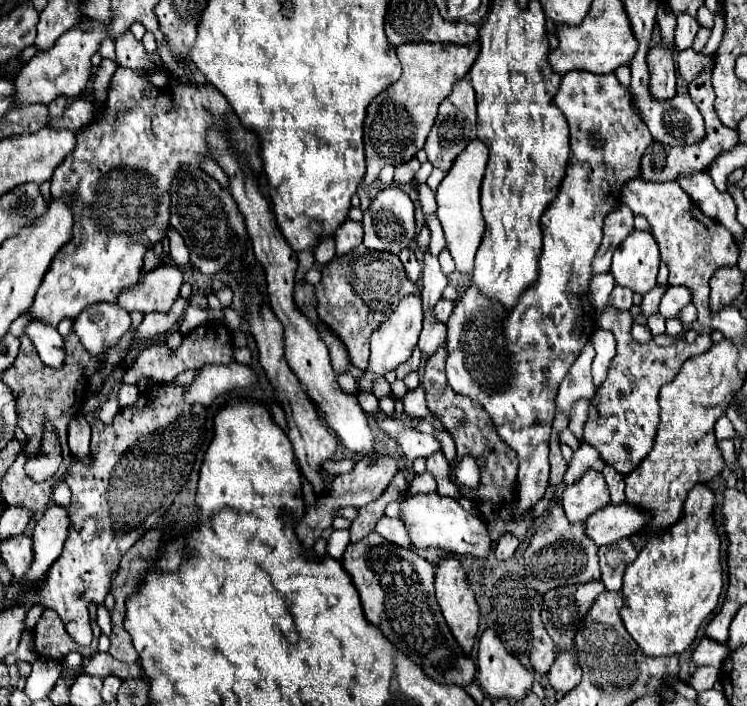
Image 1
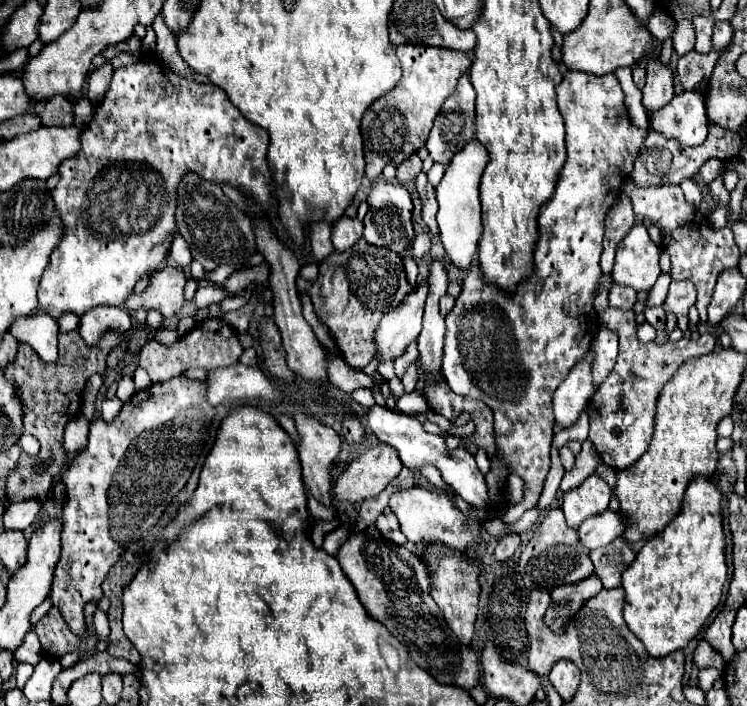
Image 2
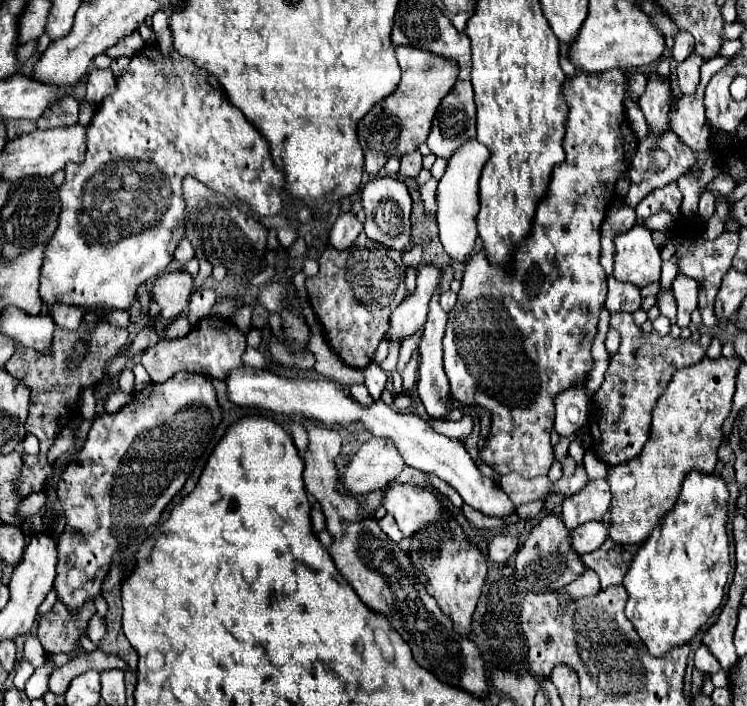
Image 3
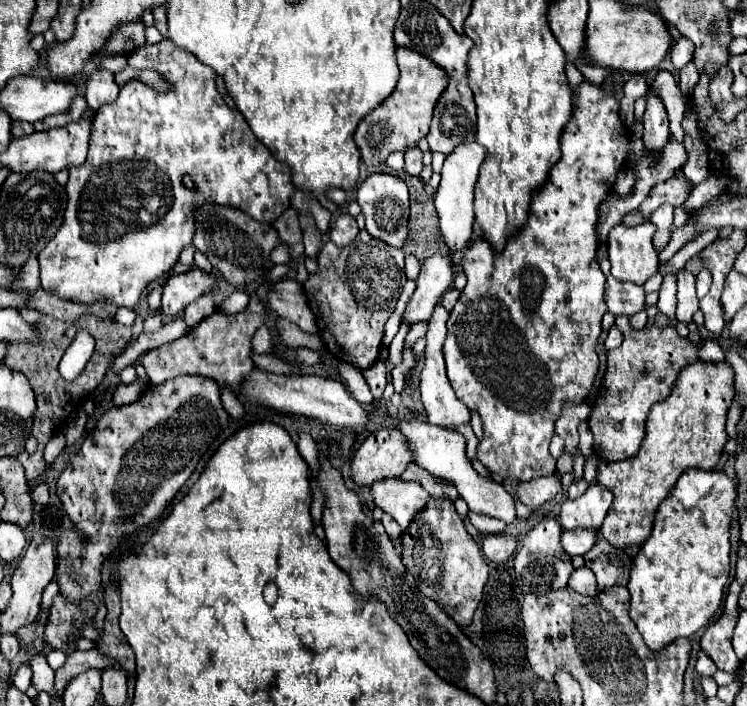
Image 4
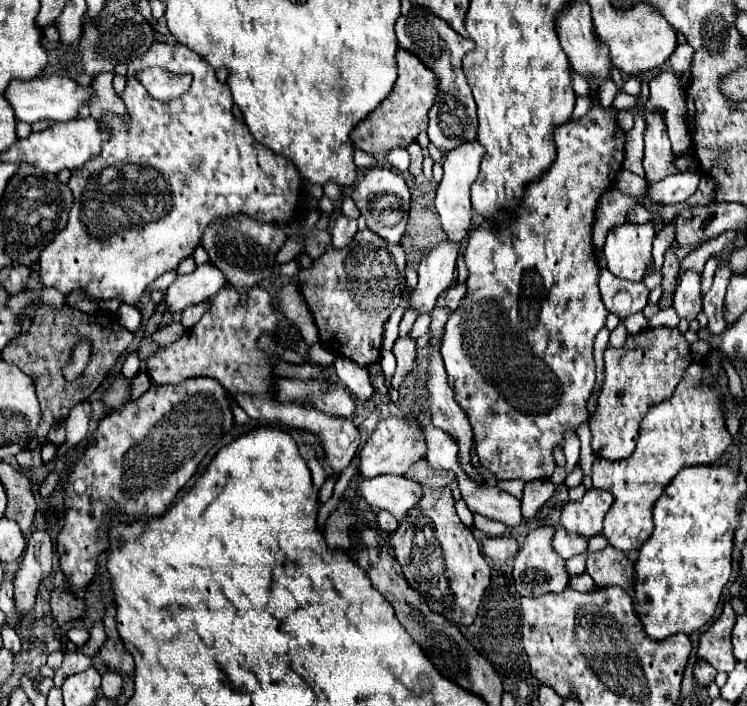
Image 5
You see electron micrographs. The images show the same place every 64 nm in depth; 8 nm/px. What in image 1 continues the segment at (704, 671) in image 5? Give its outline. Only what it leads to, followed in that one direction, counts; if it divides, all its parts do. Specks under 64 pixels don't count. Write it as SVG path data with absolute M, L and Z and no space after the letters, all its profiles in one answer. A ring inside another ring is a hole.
M704 636L700 640L700 644L696 646L694 654L692 654L692 662L696 666L714 666L720 668L720 664L724 662L724 656L728 656L728 648L726 644L720 644L708 636Z

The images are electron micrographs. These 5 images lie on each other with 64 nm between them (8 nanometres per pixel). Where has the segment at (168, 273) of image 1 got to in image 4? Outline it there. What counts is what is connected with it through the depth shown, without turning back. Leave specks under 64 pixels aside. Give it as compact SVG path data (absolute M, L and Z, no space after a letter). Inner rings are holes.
M198 268L186 274L168 276L168 280L162 284L162 314L166 318L180 316L190 302L212 290L214 284L216 276L204 274Z

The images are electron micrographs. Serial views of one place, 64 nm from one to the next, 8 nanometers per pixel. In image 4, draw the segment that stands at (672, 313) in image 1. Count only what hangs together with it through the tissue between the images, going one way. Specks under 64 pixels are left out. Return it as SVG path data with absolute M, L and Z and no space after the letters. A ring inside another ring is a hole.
M680 270L676 274L678 284L678 310L676 318L678 322L692 322L692 314L698 310L698 296L696 296L696 278L688 270Z

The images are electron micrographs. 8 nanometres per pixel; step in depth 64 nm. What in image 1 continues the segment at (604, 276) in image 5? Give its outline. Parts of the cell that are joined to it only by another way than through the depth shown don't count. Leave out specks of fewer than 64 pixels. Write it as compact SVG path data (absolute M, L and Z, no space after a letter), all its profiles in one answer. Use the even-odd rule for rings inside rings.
M614 286L614 290L608 296L606 306L614 306L616 310L630 310L632 306L632 290L624 286Z

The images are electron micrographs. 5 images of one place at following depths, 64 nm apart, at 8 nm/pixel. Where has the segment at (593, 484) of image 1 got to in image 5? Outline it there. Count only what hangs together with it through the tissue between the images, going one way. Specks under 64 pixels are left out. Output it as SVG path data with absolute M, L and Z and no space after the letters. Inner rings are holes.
M590 488L582 500L566 502L562 506L562 526L568 532L578 532L586 538L592 538L602 532L602 522L612 502L614 498L606 490Z

